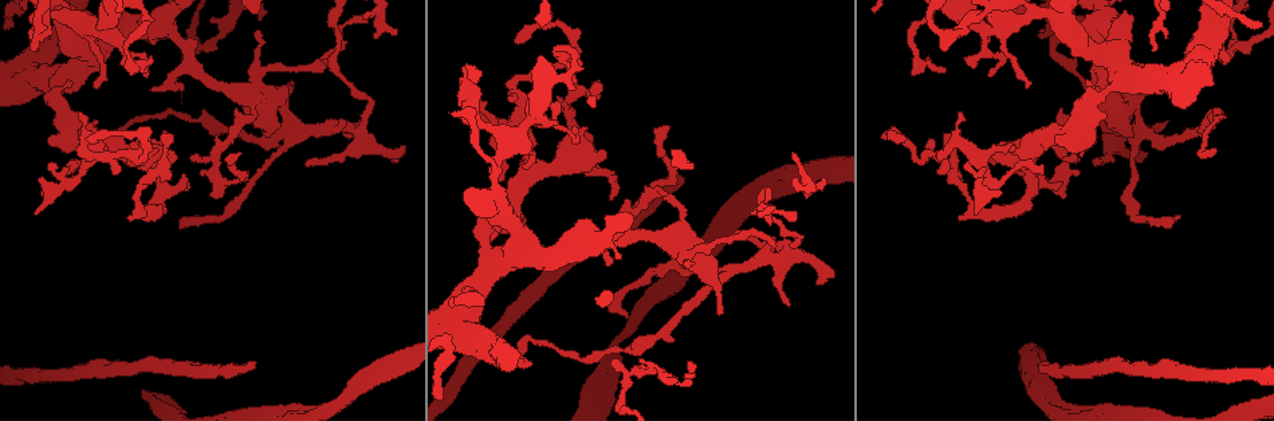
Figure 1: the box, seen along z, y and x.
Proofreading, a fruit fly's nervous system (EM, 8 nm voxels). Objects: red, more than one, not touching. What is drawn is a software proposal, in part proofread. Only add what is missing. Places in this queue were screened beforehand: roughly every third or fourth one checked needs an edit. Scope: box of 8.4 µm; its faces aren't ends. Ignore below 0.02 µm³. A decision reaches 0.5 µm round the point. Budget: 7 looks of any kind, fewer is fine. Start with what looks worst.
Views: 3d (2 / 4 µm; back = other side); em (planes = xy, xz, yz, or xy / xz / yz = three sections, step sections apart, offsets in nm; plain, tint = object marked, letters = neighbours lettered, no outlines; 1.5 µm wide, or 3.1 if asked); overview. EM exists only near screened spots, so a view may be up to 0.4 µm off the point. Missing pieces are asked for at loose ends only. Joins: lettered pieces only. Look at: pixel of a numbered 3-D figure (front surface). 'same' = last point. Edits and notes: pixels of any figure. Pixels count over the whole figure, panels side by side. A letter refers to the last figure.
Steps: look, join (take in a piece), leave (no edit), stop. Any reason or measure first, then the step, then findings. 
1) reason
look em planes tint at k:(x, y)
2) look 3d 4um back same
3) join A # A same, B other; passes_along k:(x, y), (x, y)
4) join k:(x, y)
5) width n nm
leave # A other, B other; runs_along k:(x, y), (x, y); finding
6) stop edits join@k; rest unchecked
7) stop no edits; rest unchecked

an open end
look 3d 4um at 1:(255, 365)

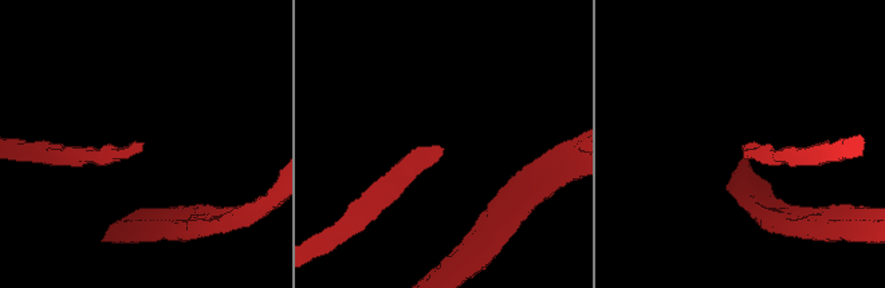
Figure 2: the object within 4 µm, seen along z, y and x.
look em yz step 8 letters at 2:(141, 143)

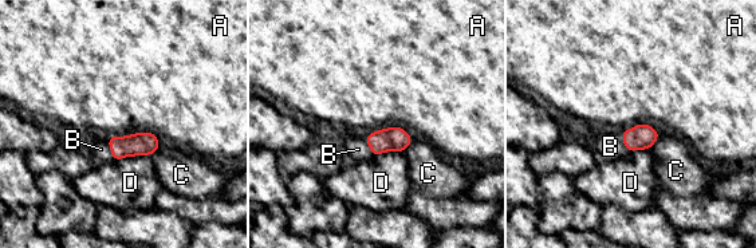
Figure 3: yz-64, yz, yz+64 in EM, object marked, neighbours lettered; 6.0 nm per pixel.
cut it another way
look em planes letters same

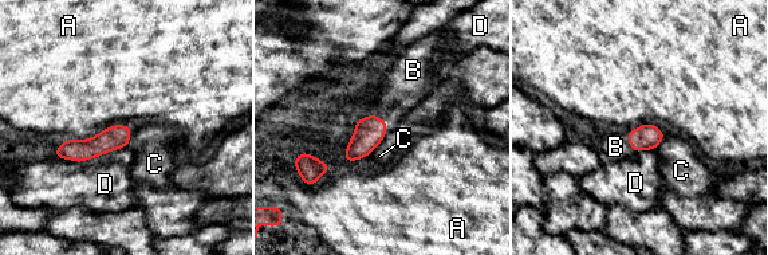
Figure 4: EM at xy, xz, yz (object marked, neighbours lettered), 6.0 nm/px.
width 150 nm; longest_contact D 460 nm
join B # A other, B same, C other, D other; the neuron continues

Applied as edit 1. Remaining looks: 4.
an open end
look em xz step 8 tint at 1:(975, 212)

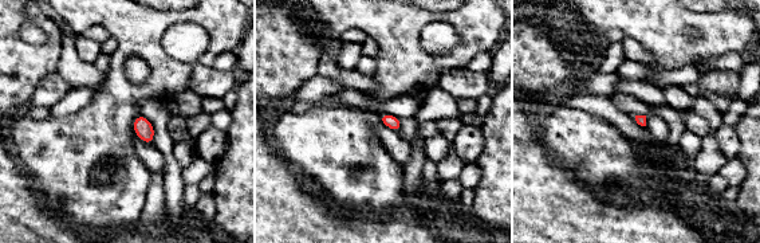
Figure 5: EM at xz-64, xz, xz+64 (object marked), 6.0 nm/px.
look em planes letters same

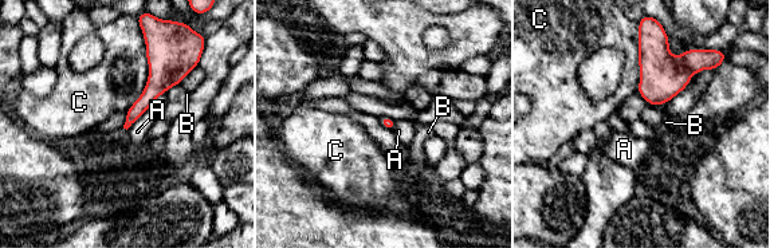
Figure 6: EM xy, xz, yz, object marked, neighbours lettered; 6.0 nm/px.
leave # A other, B other, C other; border 6:(142, 114), (126, 129); none of them fits

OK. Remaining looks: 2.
branch stops here
look 3d 4um at 1:(79, 111)

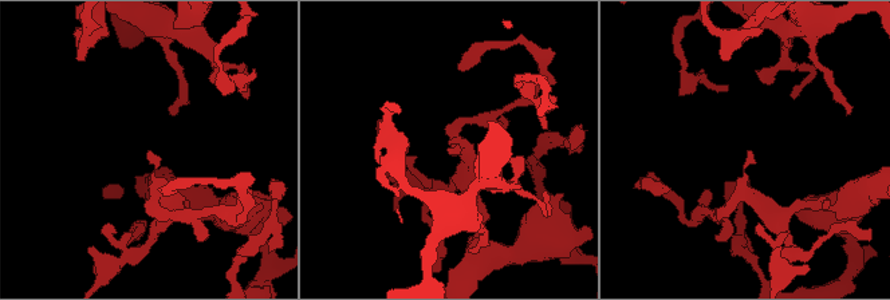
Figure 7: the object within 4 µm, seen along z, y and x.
look em planes letters at 7:(450, 147)

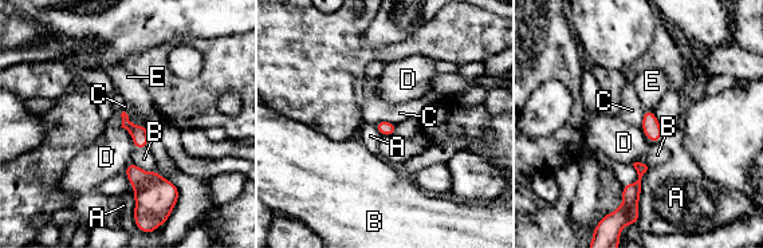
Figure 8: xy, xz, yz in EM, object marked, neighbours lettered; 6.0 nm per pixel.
width 90 nm
leave # A other, B other, C other, D other, E other; border 8:(124, 110), (132, 122), (146, 126); none of them fits

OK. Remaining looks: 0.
stop edits join@4; rest unchecked

